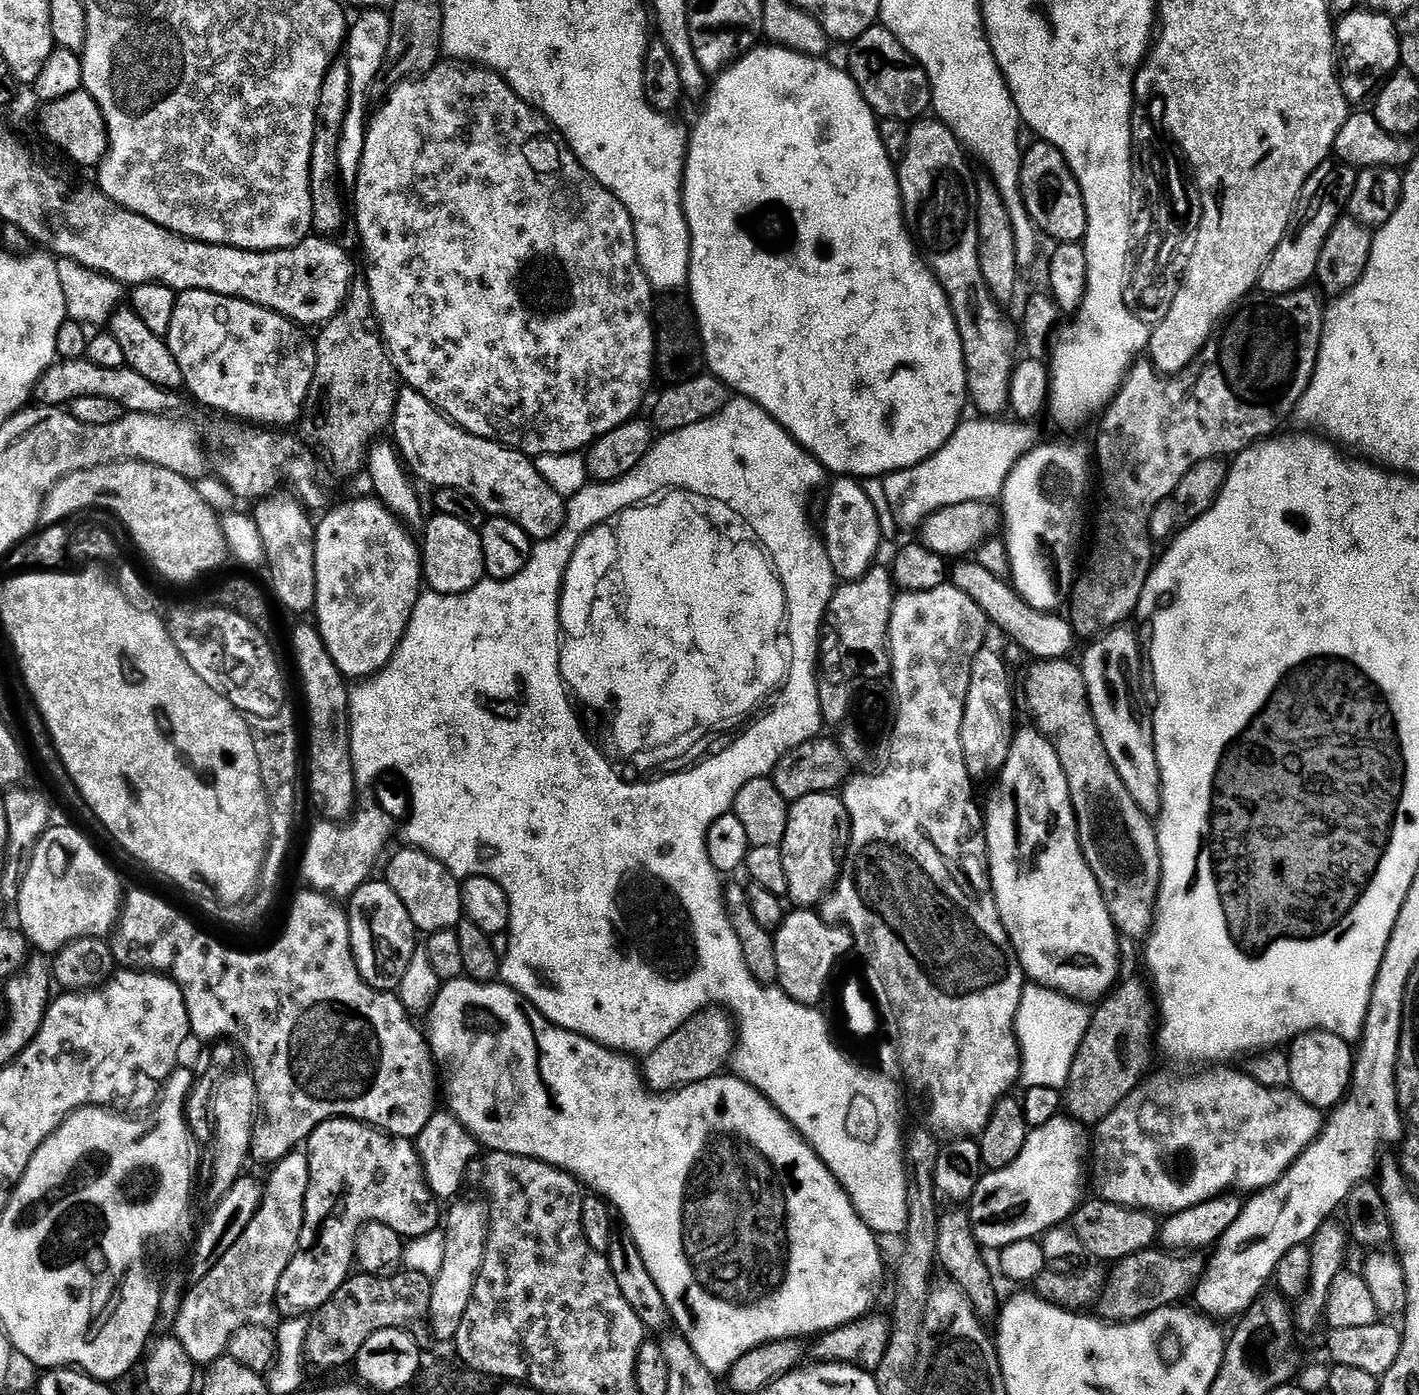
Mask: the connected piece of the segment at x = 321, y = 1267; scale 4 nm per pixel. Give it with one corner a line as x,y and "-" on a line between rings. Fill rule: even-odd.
338,1116
335,1120
322,1122
308,1135
306,1151
310,1186
306,1190
300,1246
290,1266
286,1266
276,1291
277,1309
284,1314
315,1313
348,1281
356,1258
356,1239
364,1224
380,1221
408,1238
426,1236
437,1231
442,1224
442,1212
436,1209
438,1200
428,1188
415,1143
406,1143
400,1136
389,1136
360,1120

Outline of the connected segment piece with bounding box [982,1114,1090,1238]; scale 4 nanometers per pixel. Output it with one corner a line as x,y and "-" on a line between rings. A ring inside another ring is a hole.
1059,1114
1050,1119
1050,1122
1046,1122
1045,1125
1032,1128
1026,1138
1026,1146
1022,1146
1022,1154
1018,1154
1018,1158
1014,1158
1014,1162
1010,1162
1010,1166
1005,1168
998,1168
995,1170
988,1170
983,1173
982,1180
985,1185
987,1184
1024,1184
1024,1208
1012,1208
1008,1212
1008,1216
1012,1220
1016,1220
1016,1224
1020,1228
1024,1228
1023,1235
1028,1238
1040,1238
1043,1237
1049,1229
1063,1225
1073,1214
1077,1208
1080,1207
1082,1201
1085,1199
1086,1193
1084,1193
1084,1176
1086,1180
1086,1157
1089,1155
1089,1145
1084,1145
1084,1132
1086,1132
1085,1125
1081,1124
1076,1119
1068,1114

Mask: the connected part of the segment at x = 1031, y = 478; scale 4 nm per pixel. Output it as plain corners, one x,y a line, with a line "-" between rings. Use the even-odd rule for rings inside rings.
1043,444
1018,461
1006,482
1002,528
1008,531
1008,562
1015,577
1020,578
1020,596
1040,612
1055,613
1071,593
1078,572
1076,543
1084,532
1090,456
1072,444

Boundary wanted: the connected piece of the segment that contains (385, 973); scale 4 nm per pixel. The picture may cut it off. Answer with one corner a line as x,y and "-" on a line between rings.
383,879
368,880
347,901
348,925
356,965
363,980
377,992
387,992
399,985
406,974
408,963
417,951
418,929
410,918
402,898

